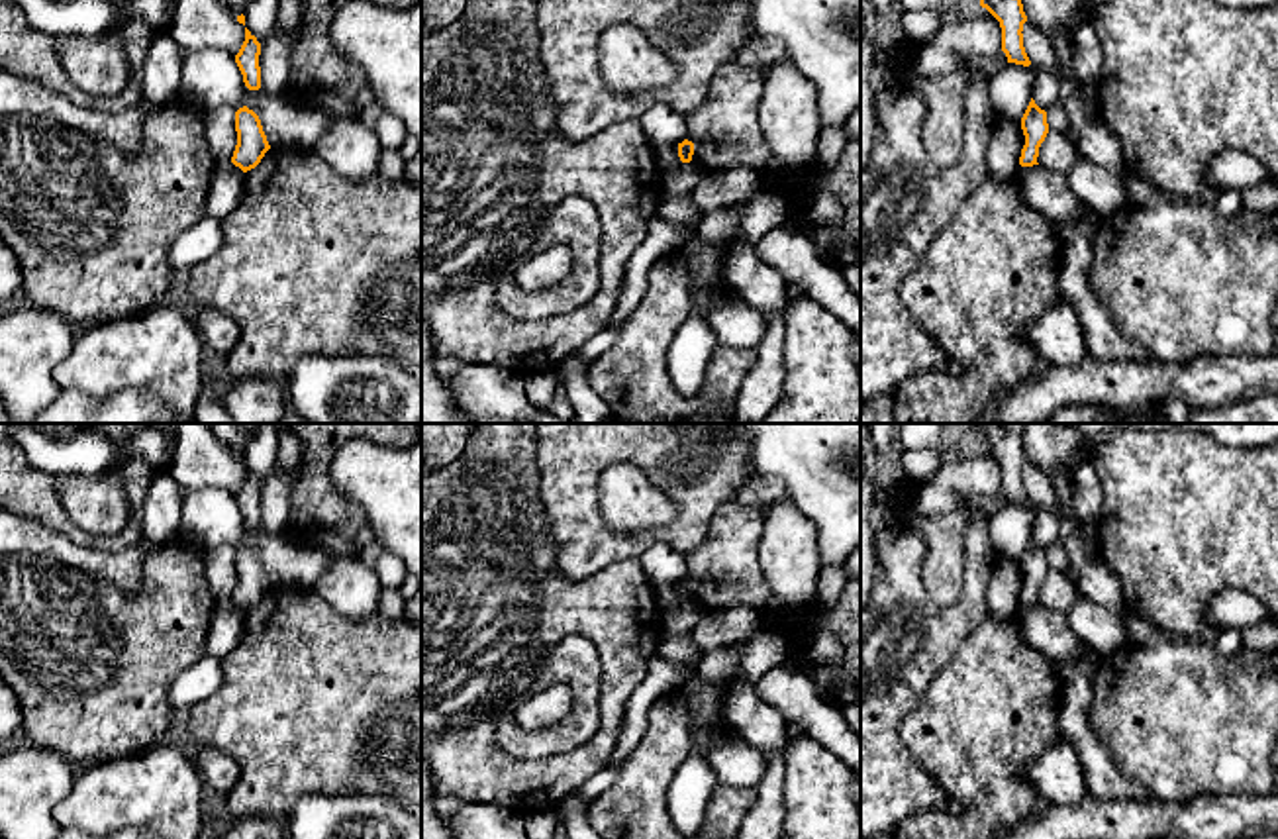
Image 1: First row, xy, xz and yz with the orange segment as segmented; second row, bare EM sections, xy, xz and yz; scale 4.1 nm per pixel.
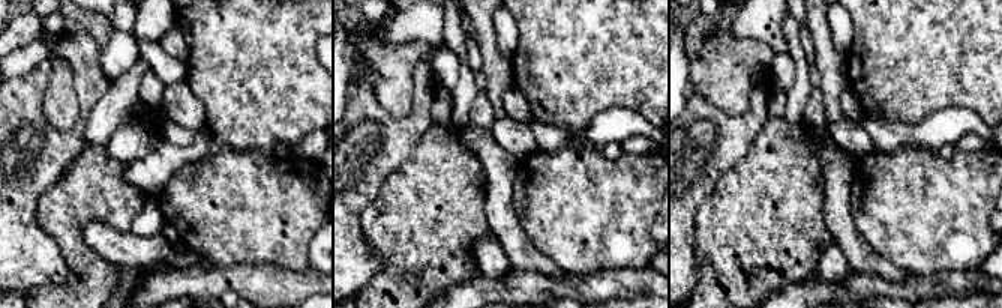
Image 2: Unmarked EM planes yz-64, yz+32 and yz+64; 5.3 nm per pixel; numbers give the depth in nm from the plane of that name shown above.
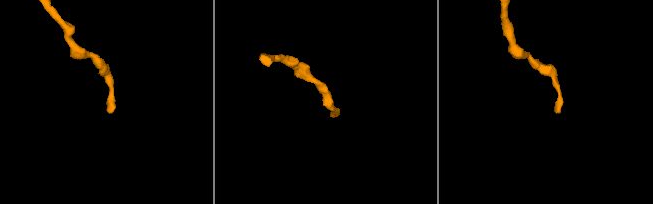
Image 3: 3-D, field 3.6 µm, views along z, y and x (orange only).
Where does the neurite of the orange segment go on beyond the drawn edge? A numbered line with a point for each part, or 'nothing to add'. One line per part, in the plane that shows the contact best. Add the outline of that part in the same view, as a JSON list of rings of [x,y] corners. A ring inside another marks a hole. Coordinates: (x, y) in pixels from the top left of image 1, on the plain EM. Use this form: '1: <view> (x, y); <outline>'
nothing to add

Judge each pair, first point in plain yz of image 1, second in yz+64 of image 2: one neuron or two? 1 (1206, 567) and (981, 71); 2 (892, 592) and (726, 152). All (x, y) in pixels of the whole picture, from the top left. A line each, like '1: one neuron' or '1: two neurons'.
1: one neuron
2: one neuron

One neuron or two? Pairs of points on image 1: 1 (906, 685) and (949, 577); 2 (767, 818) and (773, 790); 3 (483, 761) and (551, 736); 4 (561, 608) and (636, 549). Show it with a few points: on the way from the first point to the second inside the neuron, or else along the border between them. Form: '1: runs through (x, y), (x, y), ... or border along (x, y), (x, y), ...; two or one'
1: border along (920, 561), (924, 591), (937, 604), (955, 604); two
2: runs through (767, 812), (771, 796); one
3: border along (506, 706), (496, 741), (524, 759), (553, 753); two
4: border along (638, 557), (618, 561), (575, 581); two

